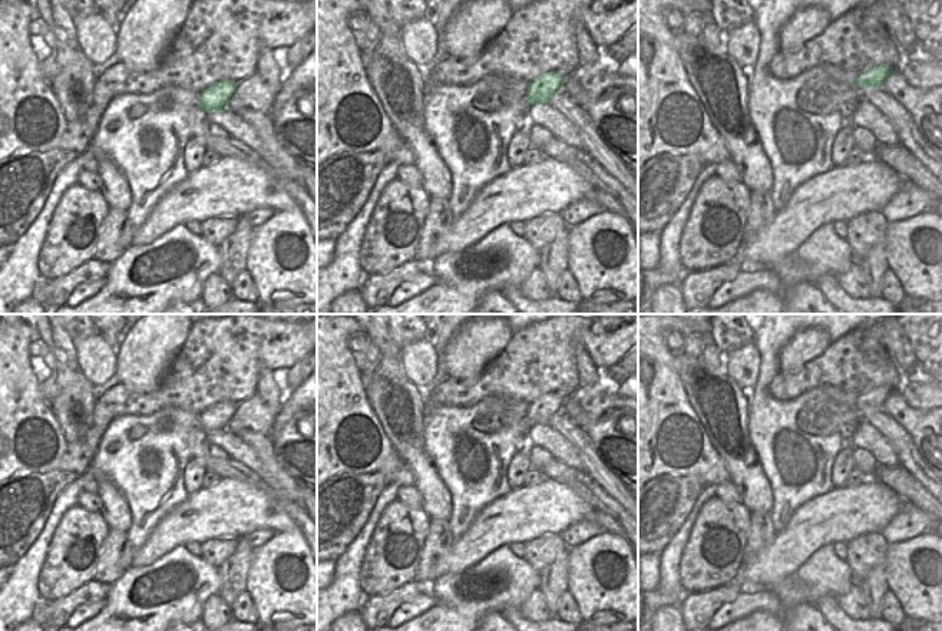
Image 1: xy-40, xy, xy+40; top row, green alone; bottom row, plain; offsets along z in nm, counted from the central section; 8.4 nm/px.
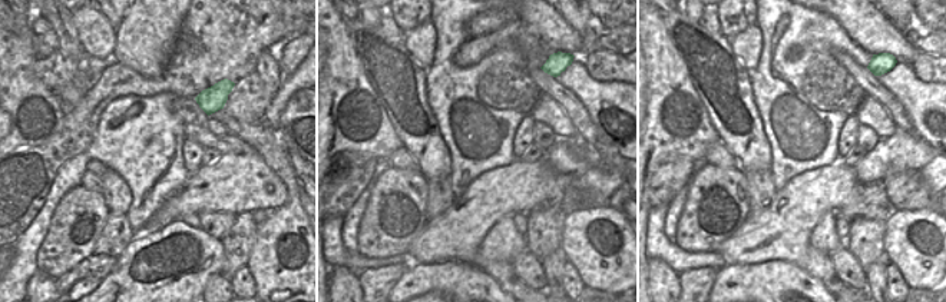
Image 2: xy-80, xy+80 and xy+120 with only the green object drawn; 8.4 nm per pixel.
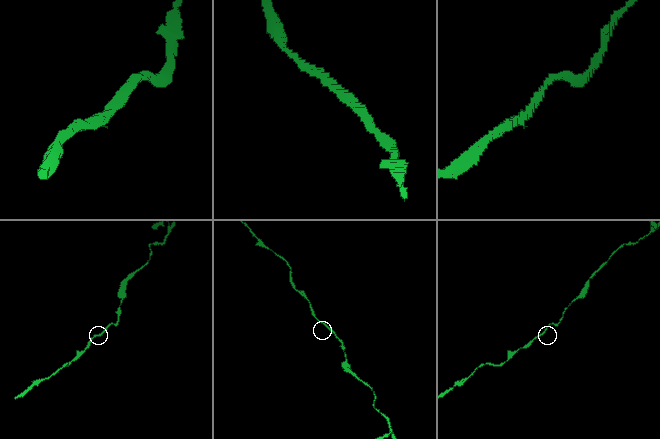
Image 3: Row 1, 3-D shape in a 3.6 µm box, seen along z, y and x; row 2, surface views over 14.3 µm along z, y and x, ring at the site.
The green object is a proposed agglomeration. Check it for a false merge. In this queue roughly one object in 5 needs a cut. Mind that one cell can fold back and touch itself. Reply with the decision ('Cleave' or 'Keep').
Keep.

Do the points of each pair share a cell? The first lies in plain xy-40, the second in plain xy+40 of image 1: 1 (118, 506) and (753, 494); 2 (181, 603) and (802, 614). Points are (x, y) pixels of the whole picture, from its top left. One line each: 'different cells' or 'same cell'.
1: same cell
2: different cells

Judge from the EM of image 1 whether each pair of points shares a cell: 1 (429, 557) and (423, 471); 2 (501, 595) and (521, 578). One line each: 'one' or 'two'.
1: two
2: one

